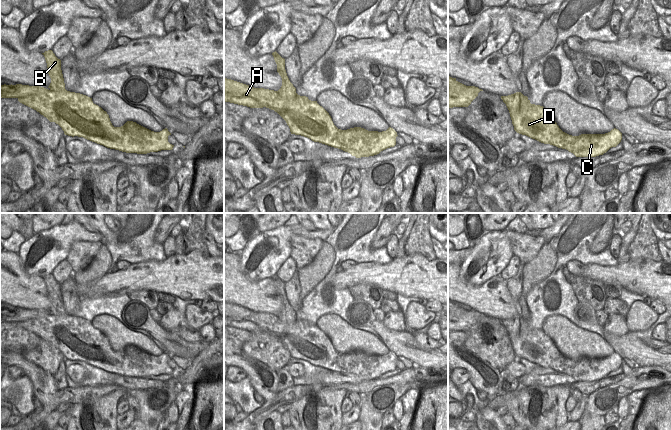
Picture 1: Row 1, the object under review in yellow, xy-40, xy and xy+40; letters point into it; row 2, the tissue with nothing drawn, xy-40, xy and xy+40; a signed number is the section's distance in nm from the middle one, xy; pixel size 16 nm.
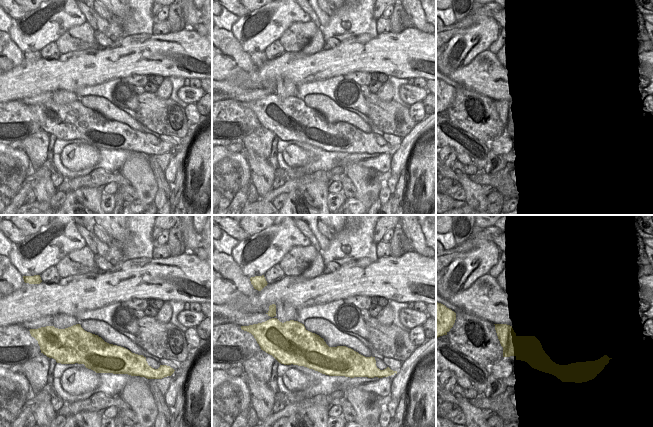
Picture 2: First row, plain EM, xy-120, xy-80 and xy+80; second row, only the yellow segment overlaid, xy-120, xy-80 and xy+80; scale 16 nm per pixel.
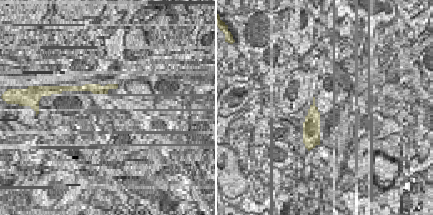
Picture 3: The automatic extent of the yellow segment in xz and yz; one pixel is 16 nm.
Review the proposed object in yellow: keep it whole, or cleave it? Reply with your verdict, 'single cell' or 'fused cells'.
fused cells

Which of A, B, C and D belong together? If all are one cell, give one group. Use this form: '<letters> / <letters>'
A C D / B

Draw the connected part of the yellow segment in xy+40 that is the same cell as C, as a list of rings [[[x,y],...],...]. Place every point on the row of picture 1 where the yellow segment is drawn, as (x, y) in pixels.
[[[521,92],[520,100],[519,111],[516,114],[510,113],[514,130],[541,143],[566,149],[576,157],[603,155],[622,140],[622,133],[616,128],[605,134],[569,135],[559,128],[543,106],[531,104]]]

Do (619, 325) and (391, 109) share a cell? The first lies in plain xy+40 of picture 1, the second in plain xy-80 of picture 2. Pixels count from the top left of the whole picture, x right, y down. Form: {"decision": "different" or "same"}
{"decision": "different"}

